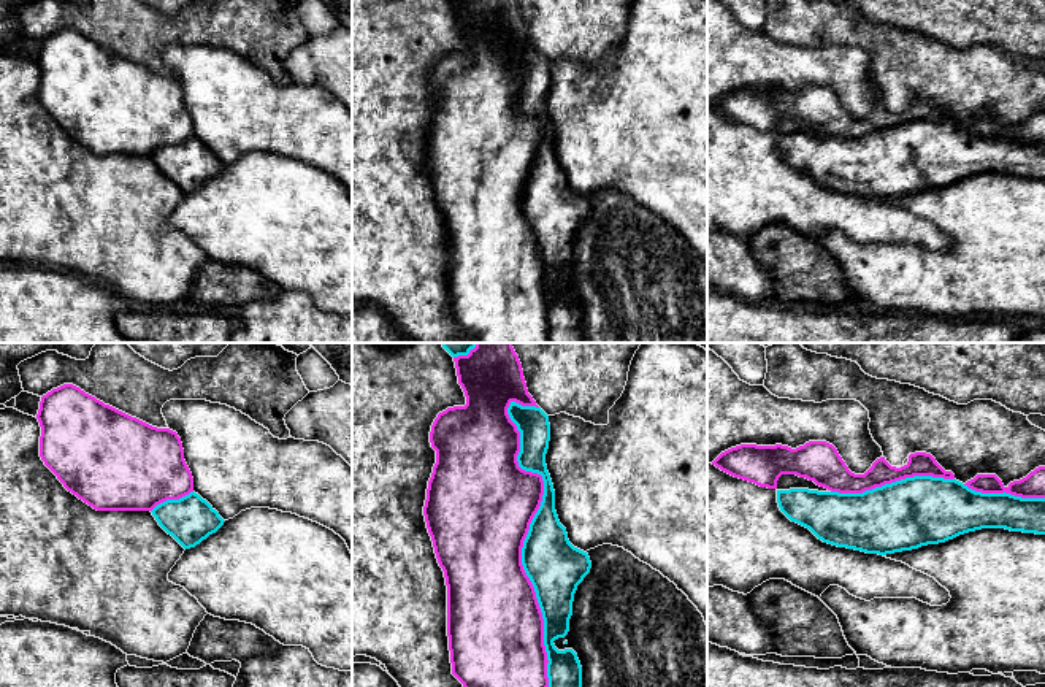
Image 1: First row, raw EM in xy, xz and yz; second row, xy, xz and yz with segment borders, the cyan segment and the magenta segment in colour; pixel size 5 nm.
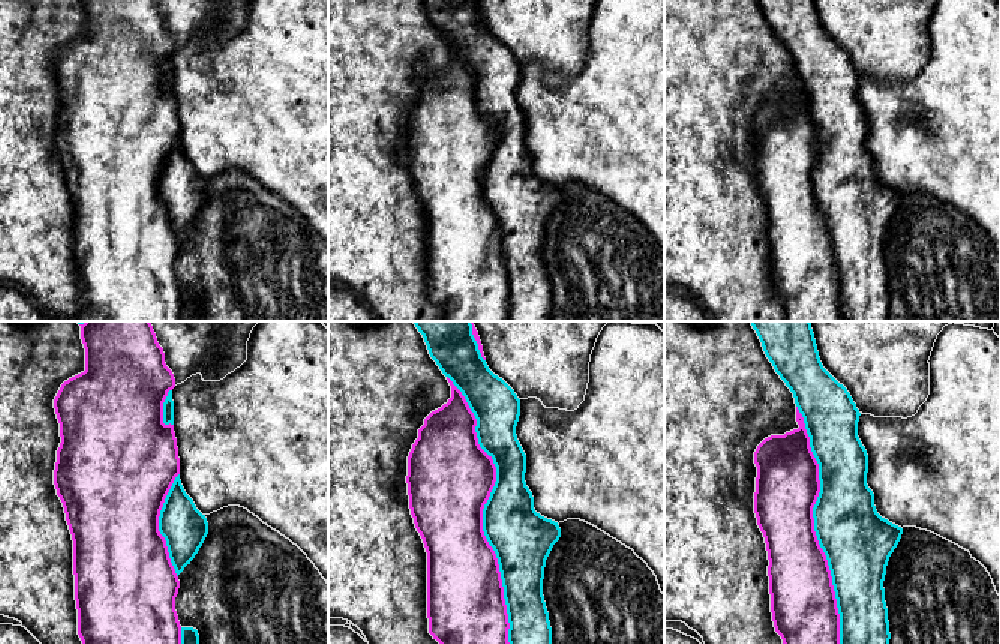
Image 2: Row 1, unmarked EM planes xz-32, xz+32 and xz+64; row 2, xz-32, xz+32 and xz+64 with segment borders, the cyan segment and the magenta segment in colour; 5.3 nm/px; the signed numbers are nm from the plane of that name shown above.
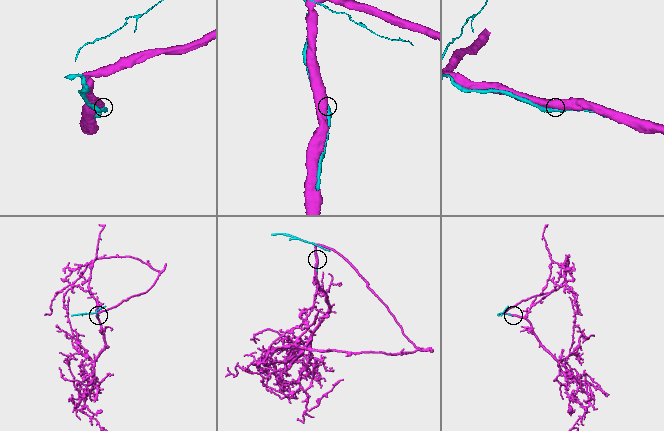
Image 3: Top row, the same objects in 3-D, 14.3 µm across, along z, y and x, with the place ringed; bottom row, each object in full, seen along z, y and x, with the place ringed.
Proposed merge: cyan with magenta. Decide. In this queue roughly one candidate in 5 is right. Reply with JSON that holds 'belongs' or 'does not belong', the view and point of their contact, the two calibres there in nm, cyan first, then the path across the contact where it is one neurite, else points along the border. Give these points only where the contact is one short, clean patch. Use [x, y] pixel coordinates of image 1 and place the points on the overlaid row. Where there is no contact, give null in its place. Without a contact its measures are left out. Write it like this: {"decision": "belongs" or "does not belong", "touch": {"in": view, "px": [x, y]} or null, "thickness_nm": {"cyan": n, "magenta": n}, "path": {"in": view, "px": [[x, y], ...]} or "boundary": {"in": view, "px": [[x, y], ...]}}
{"decision": "belongs", "touch": {"in": "xz", "px": [525, 538]}, "thickness_nm": {"cyan": 280, "magenta": 500}}

